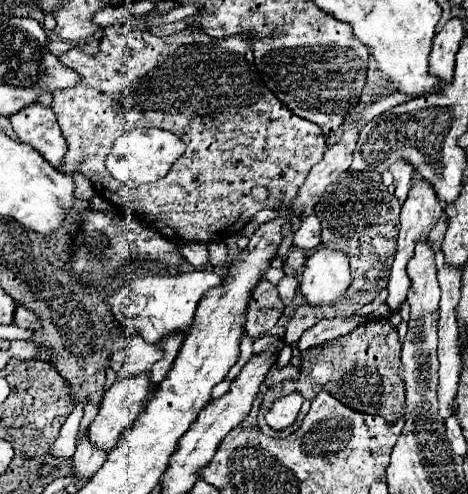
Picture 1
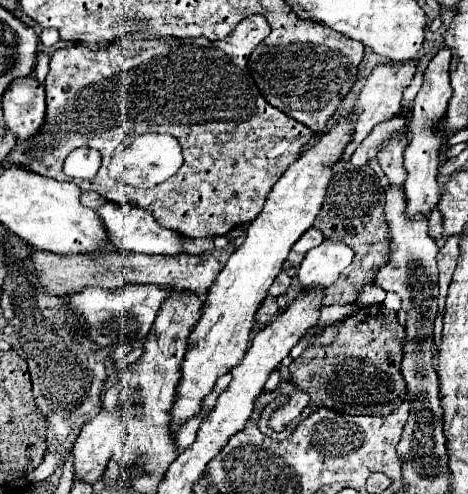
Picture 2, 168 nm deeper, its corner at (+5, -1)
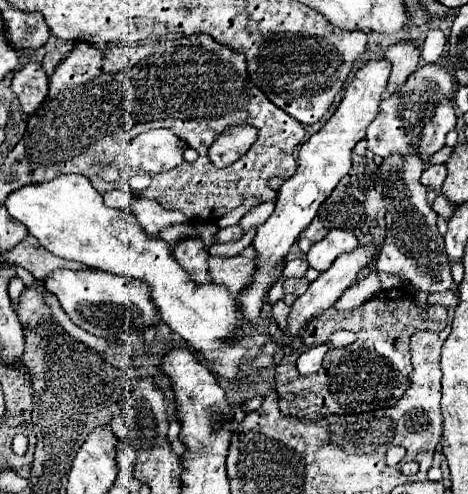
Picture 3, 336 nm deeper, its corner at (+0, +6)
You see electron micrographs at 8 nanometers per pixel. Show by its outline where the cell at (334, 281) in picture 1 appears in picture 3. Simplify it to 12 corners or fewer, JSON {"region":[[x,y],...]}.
{"region":[[332,229],[306,253],[308,265],[326,271],[358,241],[352,233]]}

